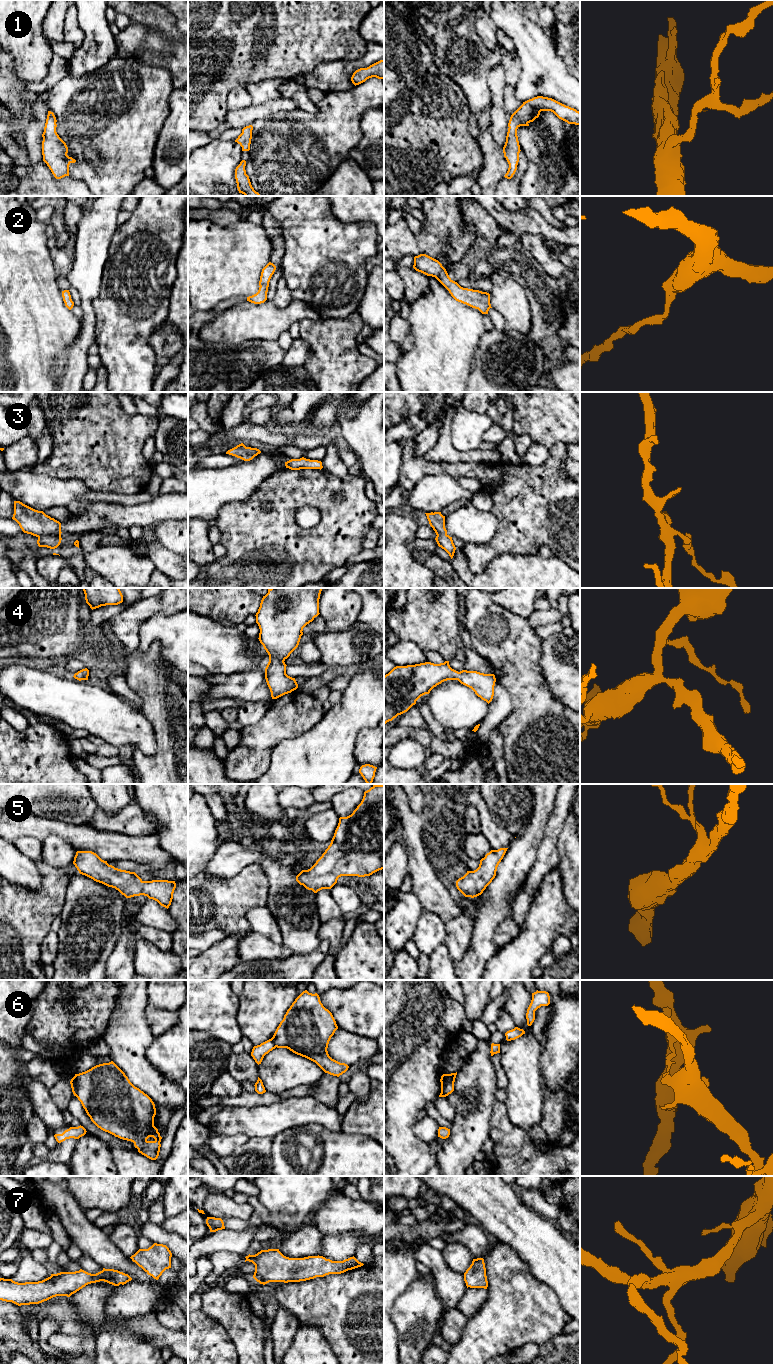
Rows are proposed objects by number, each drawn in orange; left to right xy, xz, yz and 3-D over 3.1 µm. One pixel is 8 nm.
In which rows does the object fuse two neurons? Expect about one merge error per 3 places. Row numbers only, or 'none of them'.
6

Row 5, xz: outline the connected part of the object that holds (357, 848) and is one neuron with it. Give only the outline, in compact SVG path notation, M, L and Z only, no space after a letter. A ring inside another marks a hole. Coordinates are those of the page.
M374 784L364 792L361 803L351 815L339 818L328 848L310 869L302 870L296 876L296 881L306 889L317 893L322 889L331 889L341 876L365 877L382 869L384 869L384 785Z

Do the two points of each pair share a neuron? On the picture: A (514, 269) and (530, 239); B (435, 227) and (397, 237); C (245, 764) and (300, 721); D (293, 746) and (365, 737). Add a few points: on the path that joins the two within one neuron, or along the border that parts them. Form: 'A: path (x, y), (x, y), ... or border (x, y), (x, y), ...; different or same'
A: border (520, 237), (523, 245), (540, 265); different
B: path (426, 236), (424, 238), (406, 238); same
C: path (259, 750), (286, 723); same
D: border (373, 727), (358, 732), (354, 744), (356, 762); different

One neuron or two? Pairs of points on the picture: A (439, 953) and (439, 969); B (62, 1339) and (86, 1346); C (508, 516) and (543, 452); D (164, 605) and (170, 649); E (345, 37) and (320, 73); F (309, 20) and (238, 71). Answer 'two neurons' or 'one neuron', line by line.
A: one neuron
B: one neuron
C: two neurons
D: two neurons
E: two neurons
F: one neuron

